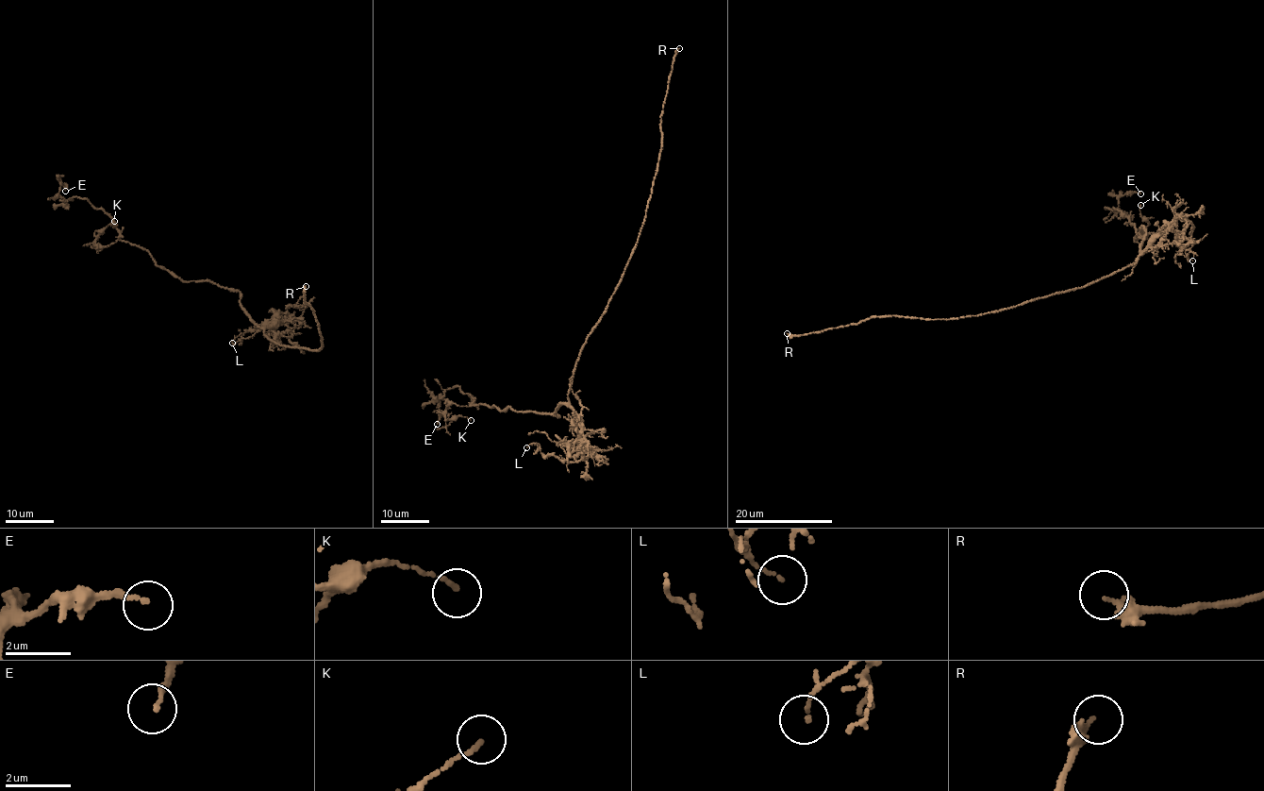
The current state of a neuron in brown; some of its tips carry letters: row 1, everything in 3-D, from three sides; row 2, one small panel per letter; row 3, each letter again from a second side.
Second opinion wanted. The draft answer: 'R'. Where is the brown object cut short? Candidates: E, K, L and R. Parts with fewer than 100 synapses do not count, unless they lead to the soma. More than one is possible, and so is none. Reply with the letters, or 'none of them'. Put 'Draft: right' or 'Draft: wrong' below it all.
R
Draft: right

